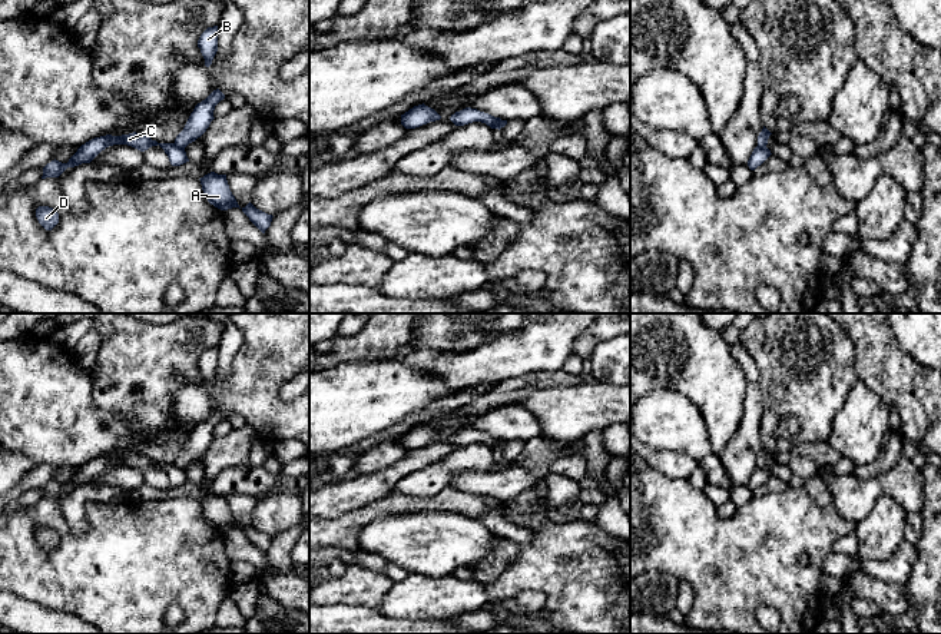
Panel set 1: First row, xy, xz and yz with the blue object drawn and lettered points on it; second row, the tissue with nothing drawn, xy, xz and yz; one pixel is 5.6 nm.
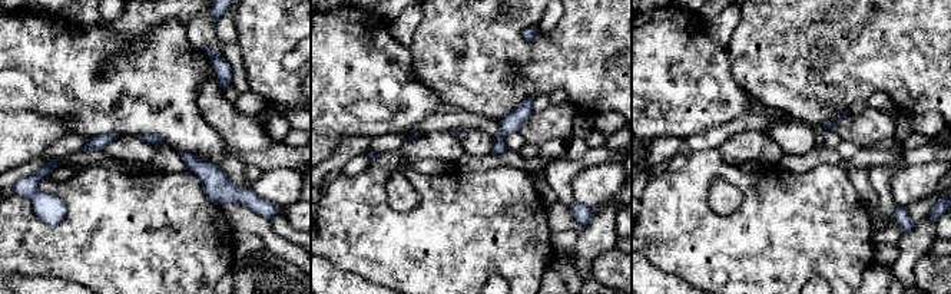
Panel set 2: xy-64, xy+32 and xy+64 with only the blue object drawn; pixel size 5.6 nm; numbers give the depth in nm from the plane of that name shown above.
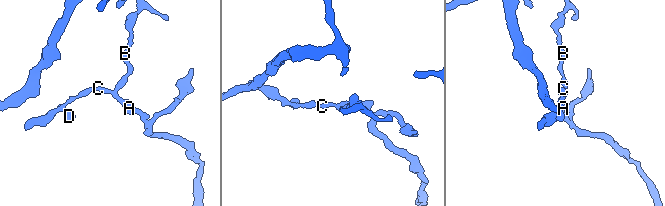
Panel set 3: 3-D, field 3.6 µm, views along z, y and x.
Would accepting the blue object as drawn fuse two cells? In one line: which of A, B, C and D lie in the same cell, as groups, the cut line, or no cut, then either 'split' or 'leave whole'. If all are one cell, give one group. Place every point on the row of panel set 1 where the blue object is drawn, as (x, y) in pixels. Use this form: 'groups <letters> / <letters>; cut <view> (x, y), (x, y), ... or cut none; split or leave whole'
groups A C D / B; cut xy (172, 143), (184, 149); split

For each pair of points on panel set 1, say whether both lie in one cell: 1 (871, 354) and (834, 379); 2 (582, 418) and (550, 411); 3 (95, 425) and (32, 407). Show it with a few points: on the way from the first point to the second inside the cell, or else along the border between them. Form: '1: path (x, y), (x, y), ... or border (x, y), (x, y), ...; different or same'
1: border (847, 332), (855, 352), (855, 368), (860, 379); different
2: path (575, 412), (557, 411); same
3: path (79, 425), (62, 425), (47, 412); same

